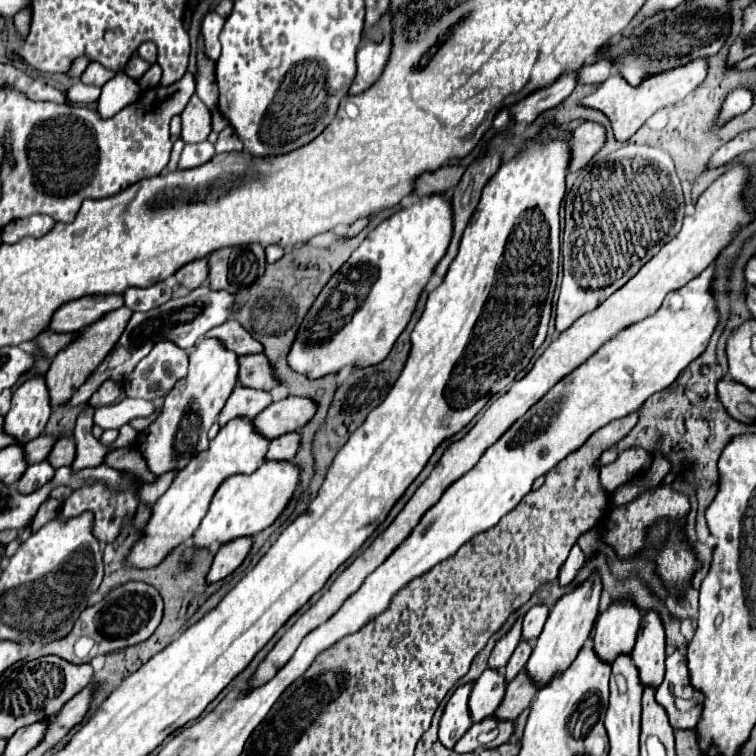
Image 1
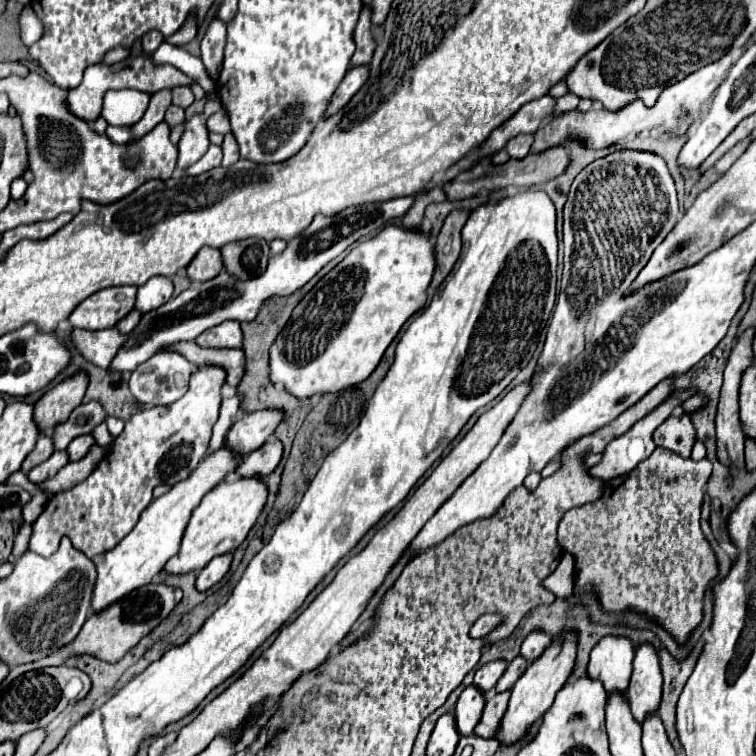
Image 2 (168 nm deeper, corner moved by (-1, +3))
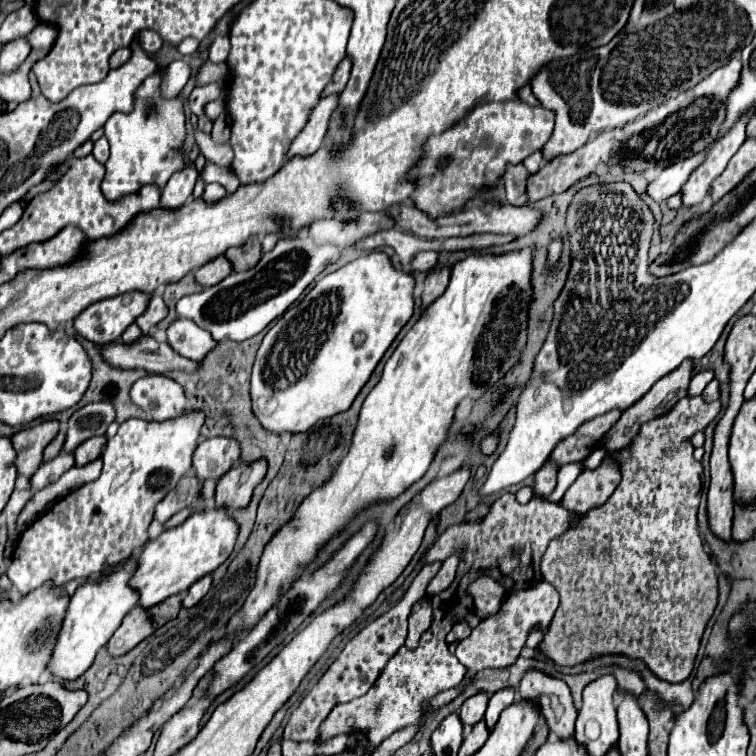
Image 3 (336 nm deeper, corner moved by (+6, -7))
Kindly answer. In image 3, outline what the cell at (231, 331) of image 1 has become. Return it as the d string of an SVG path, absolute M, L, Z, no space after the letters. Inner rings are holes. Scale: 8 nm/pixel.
M177 320L167 328L167 342L175 352L189 360L201 362L211 348L215 348L215 340L209 332L195 326L191 320Z

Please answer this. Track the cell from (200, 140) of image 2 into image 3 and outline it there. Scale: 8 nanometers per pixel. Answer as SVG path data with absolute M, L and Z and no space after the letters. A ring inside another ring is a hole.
M185 162L183 172L175 172L171 180L161 190L161 206L163 208L179 208L187 202L187 198L193 192L193 186L197 182L197 168L193 162Z

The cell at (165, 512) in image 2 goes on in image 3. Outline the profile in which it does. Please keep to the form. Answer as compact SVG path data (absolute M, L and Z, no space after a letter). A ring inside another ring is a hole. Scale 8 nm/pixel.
M129 556L121 560L119 564L107 566L101 574L89 576L75 590L75 594L71 596L71 604L69 604L63 628L59 632L57 646L53 650L53 658L49 662L49 670L55 676L65 680L73 680L81 676L91 666L97 650L103 648L113 636L113 632L119 628L123 616L127 616L127 612L133 606L137 606L139 592L135 592L135 588L129 586L131 576L135 574L137 568L139 568L137 556Z

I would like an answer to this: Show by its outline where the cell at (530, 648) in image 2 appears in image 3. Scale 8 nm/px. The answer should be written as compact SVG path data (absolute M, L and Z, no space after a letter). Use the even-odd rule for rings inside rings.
M537 668L523 674L519 684L521 698L537 700L549 730L559 738L571 738L575 732L577 708L573 706L571 692L563 680L557 680Z

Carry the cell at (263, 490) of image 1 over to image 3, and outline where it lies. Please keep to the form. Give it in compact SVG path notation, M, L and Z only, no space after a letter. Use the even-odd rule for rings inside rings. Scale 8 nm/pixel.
M207 508L193 512L181 526L169 528L159 538L147 542L139 558L139 568L131 580L131 586L141 592L139 604L151 608L165 598L187 590L205 574L211 574L229 558L237 536L239 524L229 516L227 508Z

